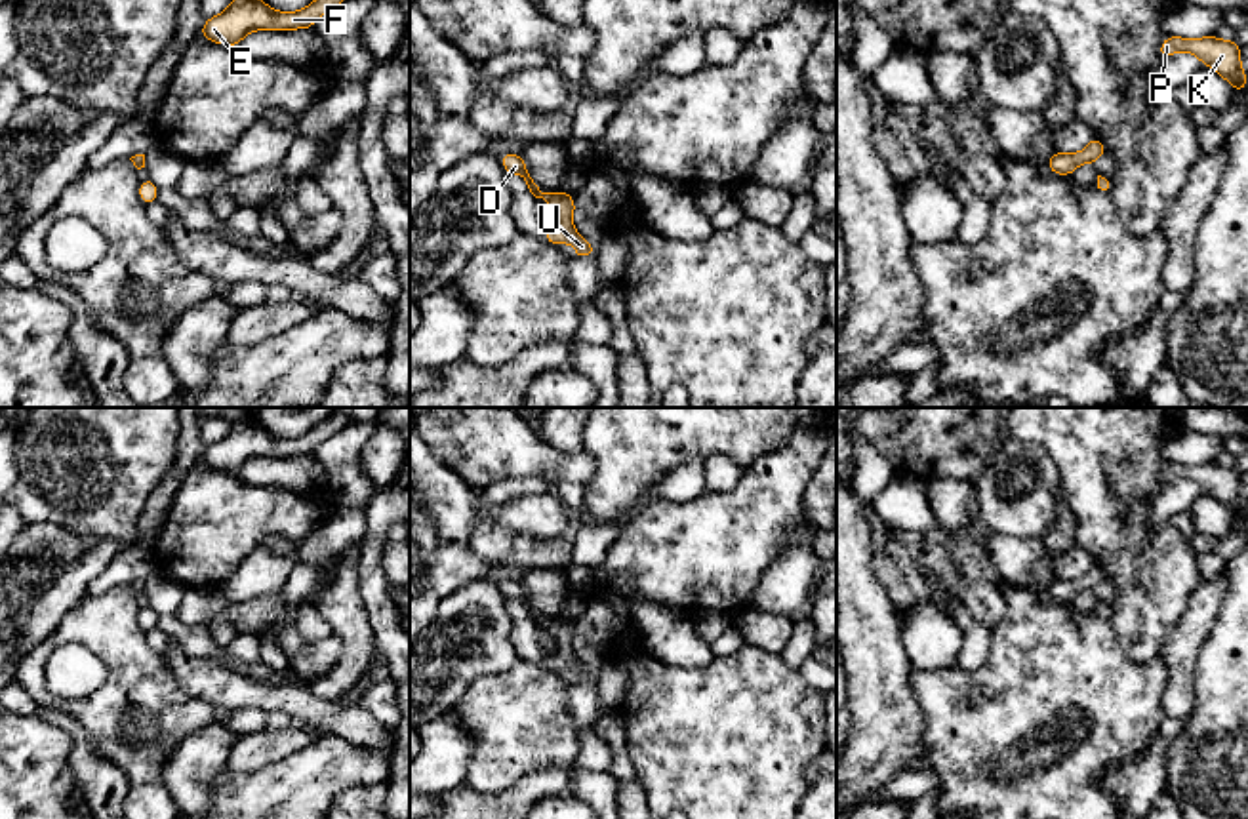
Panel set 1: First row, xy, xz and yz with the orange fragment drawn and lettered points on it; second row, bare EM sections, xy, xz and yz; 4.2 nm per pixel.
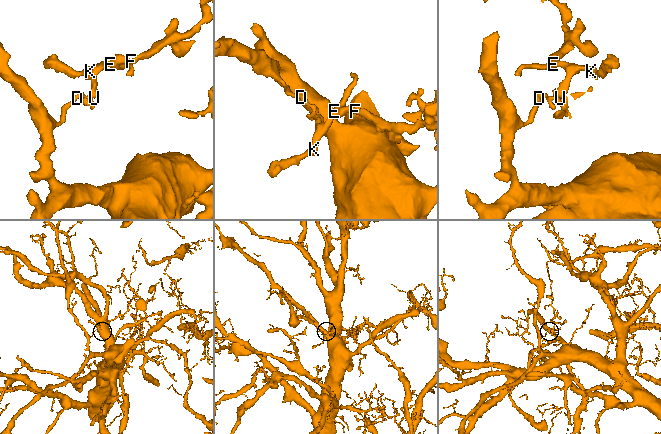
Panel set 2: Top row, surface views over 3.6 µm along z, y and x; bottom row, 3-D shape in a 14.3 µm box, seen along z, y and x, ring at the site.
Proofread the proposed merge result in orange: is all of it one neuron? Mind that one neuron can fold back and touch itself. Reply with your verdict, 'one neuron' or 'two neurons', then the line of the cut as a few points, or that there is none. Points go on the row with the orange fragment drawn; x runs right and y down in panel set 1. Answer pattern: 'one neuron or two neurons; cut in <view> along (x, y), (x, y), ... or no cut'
one neuron; no cut

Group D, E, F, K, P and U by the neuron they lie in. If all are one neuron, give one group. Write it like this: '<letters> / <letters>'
D E F K P U

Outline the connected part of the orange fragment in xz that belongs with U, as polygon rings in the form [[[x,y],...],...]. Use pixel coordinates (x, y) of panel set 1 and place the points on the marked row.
[[[501,154],[499,162],[507,170],[507,173],[518,173],[526,181],[530,192],[535,198],[549,202],[553,211],[556,213],[558,223],[549,232],[543,234],[547,242],[551,242],[553,246],[560,246],[564,242],[574,244],[575,246],[574,259],[585,255],[596,255],[598,248],[593,248],[572,225],[574,210],[575,210],[575,202],[572,194],[541,192],[539,187],[530,177],[528,168],[520,154]]]

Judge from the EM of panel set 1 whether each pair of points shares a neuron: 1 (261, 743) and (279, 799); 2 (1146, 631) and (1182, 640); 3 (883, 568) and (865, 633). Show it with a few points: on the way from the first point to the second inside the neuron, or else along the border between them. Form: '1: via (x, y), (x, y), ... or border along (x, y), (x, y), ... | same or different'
1: border along (307, 743), (250, 772), (227, 768) | different
2: border along (1187, 597), (1182, 619), (1168, 635), (1159, 656) | different
3: border along (873, 555), (873, 574), (896, 612) | different

